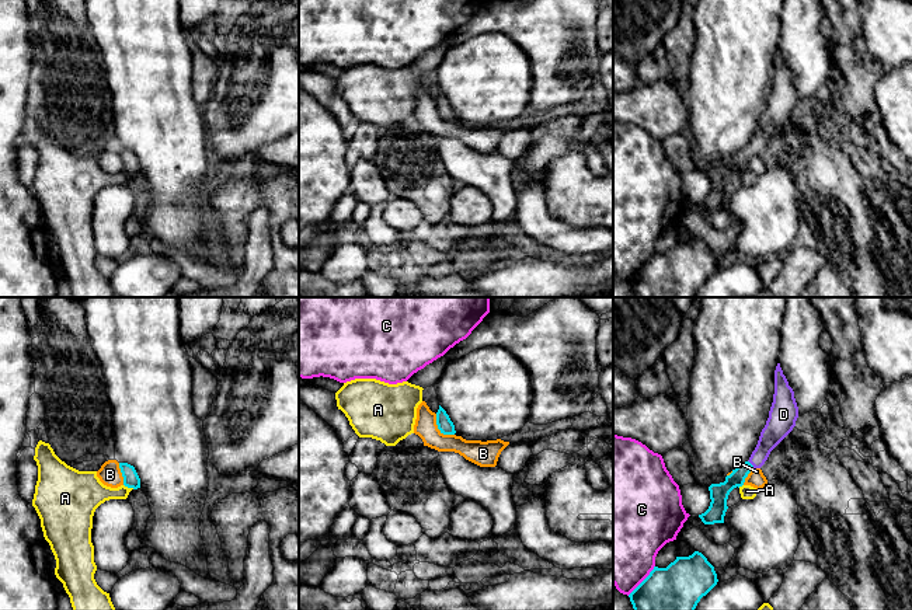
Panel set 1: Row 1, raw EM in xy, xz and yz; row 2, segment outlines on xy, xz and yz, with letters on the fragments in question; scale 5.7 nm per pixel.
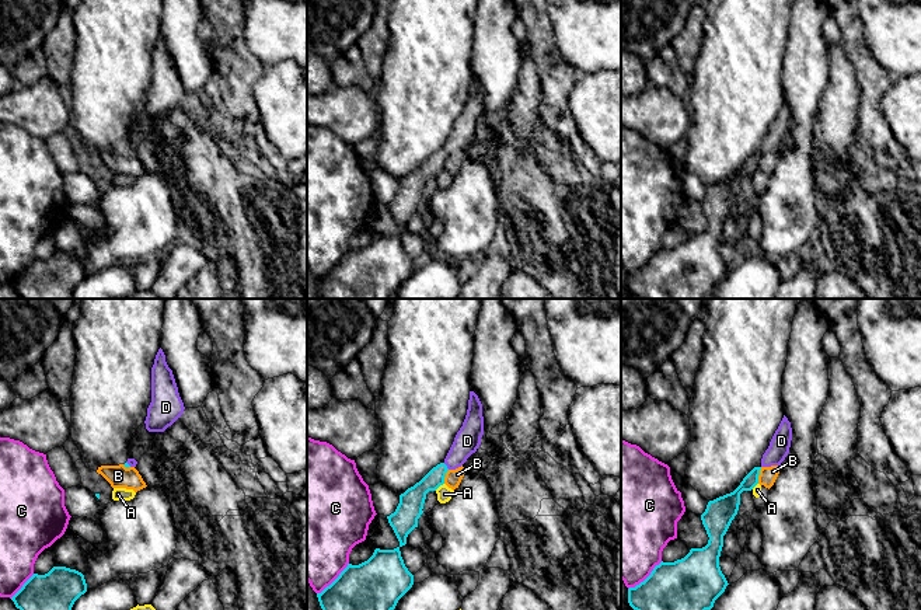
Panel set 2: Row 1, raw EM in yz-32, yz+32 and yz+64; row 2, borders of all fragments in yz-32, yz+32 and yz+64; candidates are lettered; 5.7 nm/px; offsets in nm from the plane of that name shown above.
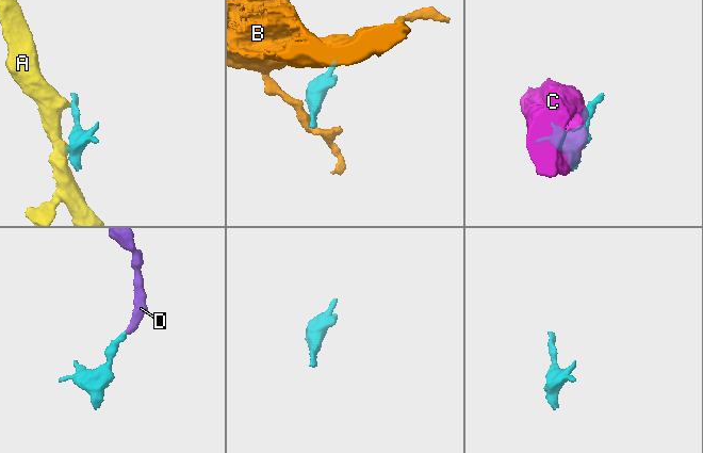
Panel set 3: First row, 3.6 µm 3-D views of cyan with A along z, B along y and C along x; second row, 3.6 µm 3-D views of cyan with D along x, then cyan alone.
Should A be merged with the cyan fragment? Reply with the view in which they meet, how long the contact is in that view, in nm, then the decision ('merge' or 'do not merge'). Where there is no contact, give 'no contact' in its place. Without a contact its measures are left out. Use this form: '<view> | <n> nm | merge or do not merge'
xy | 70 nm | do not merge

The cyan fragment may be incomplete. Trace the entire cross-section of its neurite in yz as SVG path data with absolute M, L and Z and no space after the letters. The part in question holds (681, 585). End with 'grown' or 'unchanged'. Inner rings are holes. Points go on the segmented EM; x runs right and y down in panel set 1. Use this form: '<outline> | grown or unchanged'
M695 551L666 568L654 567L629 597L634 610L695 610L717 582L714 567Z | unchanged

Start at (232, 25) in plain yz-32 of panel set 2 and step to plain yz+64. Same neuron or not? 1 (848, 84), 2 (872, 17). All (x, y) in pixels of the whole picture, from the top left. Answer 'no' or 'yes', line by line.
1: no
2: no

